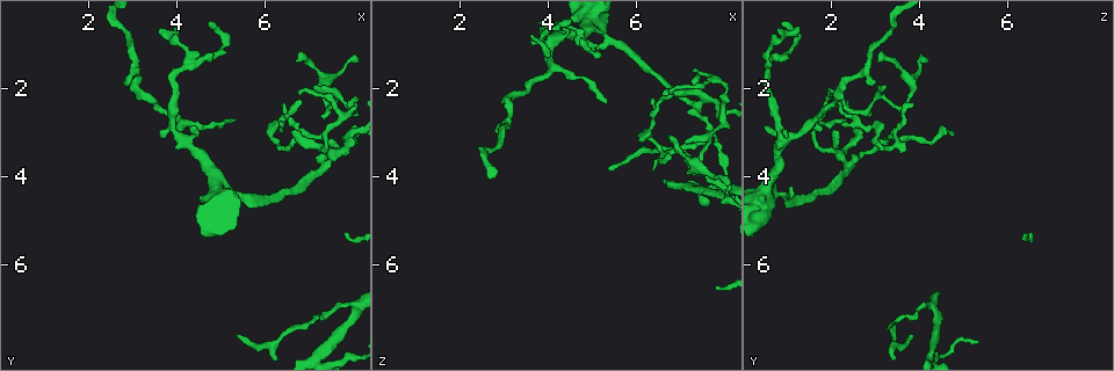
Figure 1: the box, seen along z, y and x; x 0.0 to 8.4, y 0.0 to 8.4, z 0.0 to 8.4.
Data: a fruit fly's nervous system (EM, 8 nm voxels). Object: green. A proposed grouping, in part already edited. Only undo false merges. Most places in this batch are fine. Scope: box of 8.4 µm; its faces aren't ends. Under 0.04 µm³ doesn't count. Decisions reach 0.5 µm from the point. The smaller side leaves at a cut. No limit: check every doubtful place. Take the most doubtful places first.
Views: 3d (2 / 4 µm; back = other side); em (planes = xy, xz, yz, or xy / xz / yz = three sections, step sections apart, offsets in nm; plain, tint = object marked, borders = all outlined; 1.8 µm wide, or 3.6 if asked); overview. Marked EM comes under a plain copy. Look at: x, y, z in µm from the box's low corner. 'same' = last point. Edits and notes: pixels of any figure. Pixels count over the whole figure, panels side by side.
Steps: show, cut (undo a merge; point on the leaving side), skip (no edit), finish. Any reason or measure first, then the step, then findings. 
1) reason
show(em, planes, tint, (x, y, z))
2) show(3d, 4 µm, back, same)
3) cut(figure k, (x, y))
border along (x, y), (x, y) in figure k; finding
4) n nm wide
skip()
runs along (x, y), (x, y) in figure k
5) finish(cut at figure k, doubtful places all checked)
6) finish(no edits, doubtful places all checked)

abrupt turn
show(3d, 4 µm, (7.40, 7.95, 4.30))

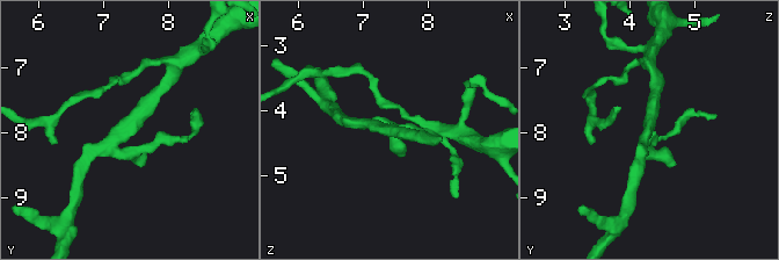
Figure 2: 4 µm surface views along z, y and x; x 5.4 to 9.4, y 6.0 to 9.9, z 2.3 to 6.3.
now the EM
show(em, yz, step 4, tint, (7.35, 7.95, 4.35))

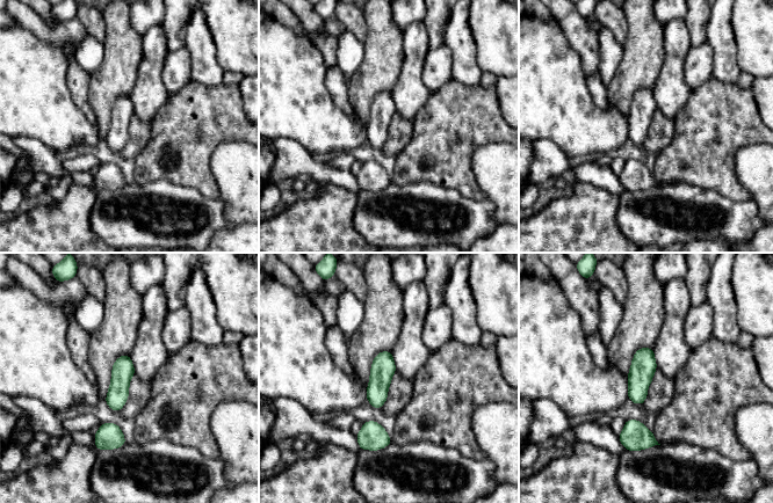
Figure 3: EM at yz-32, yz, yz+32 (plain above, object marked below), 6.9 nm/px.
150 nm wide
skip()
continuous, no second neuron

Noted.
sharp bend
show(3d, 2 µm, (7.35, 3.80, 2.40))

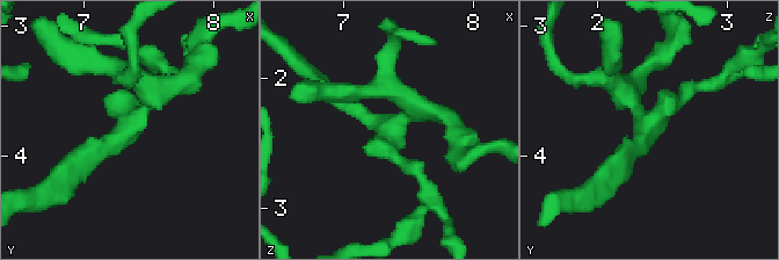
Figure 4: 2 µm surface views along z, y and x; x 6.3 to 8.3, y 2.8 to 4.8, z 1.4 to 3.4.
show(em, planes, tint, (7.36, 3.76, 2.38))

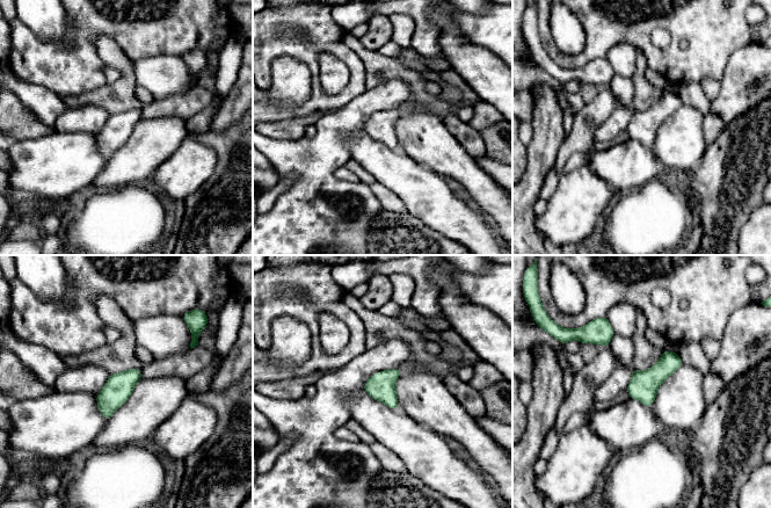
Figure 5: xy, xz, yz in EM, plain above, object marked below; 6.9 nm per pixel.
skip()
continuous, no second neuron

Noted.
sharp bend
show(em, planes, tint, (7.60, 3.30, 3.10))

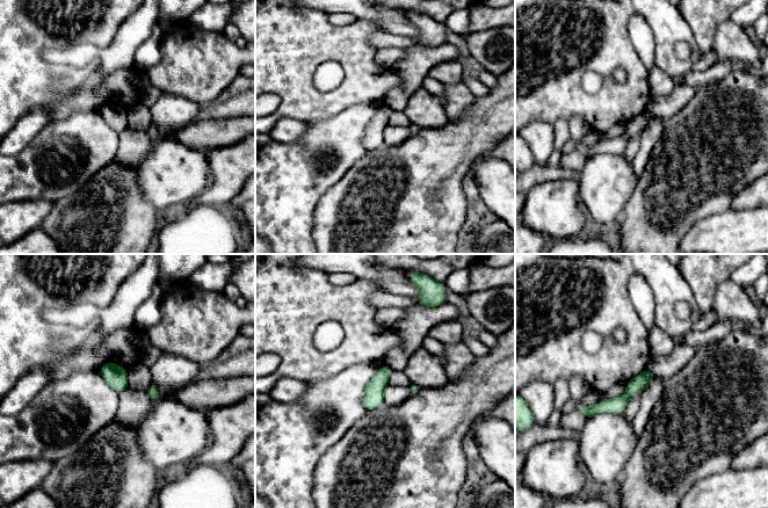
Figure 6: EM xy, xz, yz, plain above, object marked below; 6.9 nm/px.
skip()
runs along (650, 376), (616, 405), (581, 407) in figure 6; all the same neuron

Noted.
finish(no edits, doubtful places all checked)

